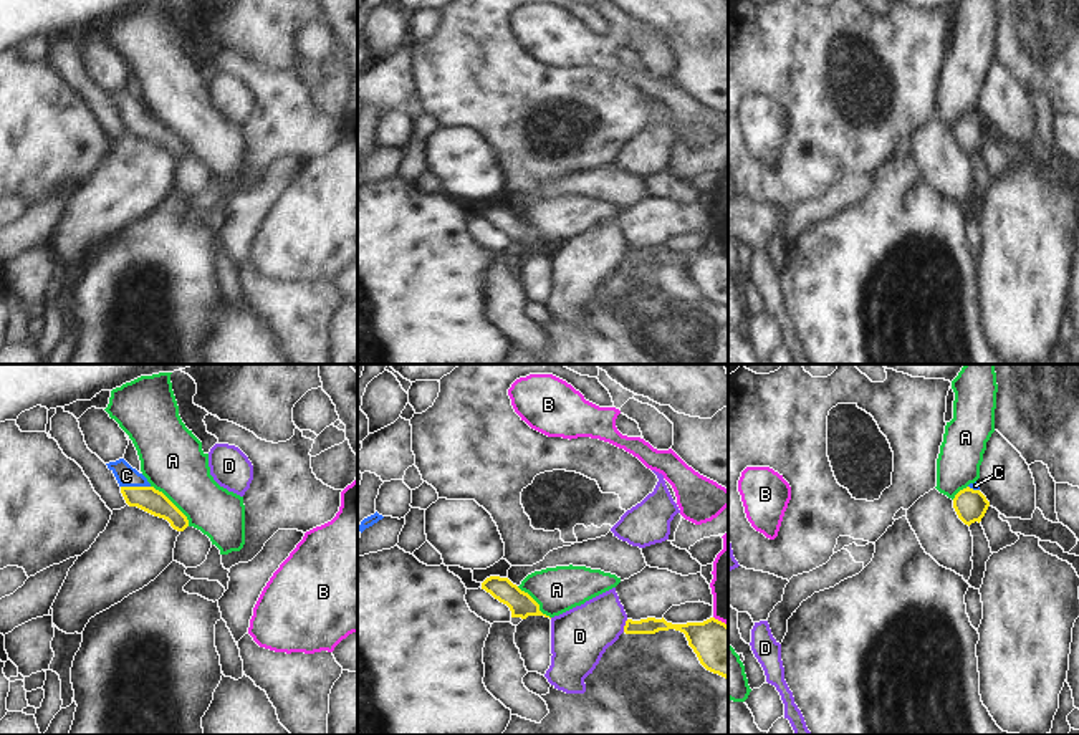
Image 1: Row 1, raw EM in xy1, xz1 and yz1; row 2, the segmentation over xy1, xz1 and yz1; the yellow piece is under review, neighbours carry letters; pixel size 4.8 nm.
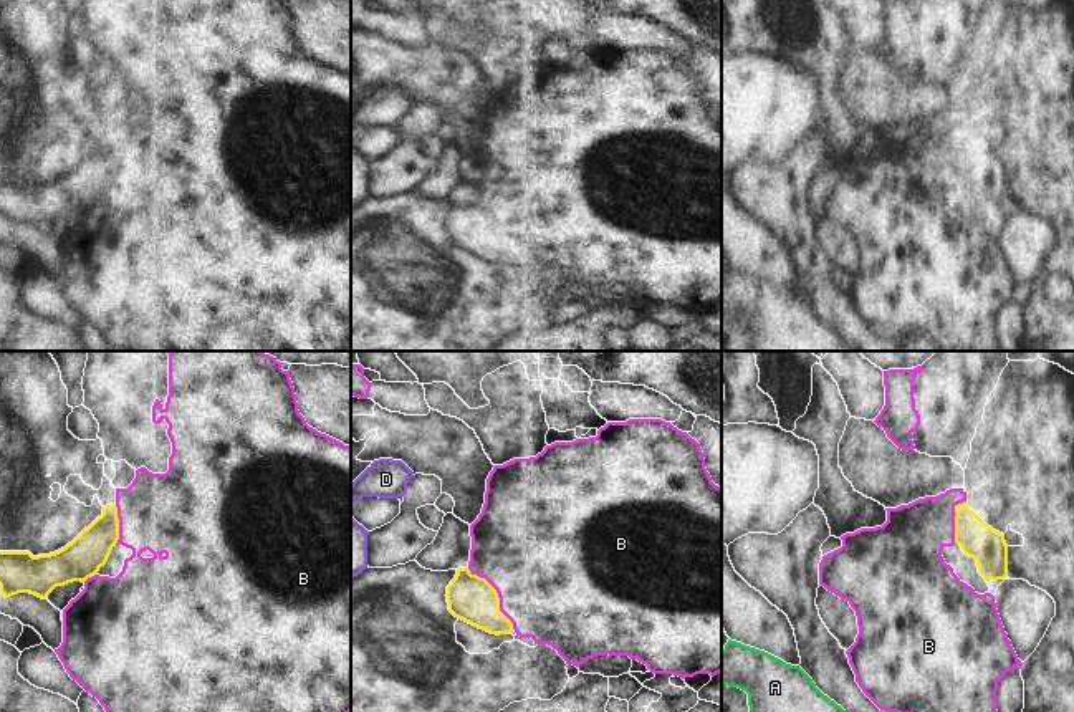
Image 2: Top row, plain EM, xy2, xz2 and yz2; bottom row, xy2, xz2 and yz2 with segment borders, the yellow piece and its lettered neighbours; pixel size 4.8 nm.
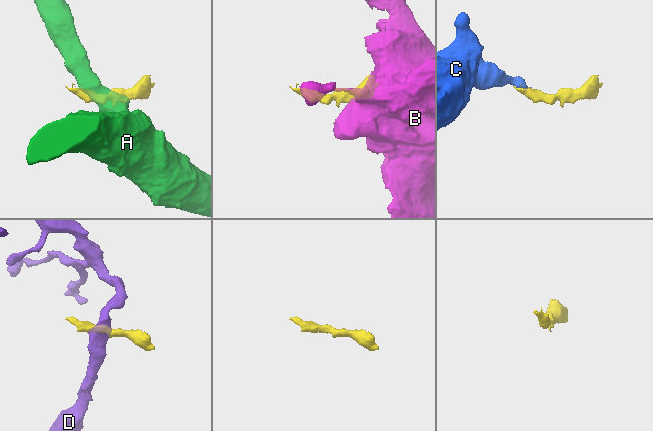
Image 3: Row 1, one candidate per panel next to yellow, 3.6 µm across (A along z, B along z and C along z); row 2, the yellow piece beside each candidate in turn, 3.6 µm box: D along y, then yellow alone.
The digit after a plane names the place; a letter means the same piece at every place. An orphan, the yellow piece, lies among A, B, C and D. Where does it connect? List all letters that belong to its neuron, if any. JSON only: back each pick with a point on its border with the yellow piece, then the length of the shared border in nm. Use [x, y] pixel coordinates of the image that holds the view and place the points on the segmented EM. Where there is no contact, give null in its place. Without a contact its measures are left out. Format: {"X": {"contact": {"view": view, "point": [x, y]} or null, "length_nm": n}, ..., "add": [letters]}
{"C": {"contact": {"view": "xy1", "point": [136, 487]}, "length_nm": 140}, "add": ["C"]}

